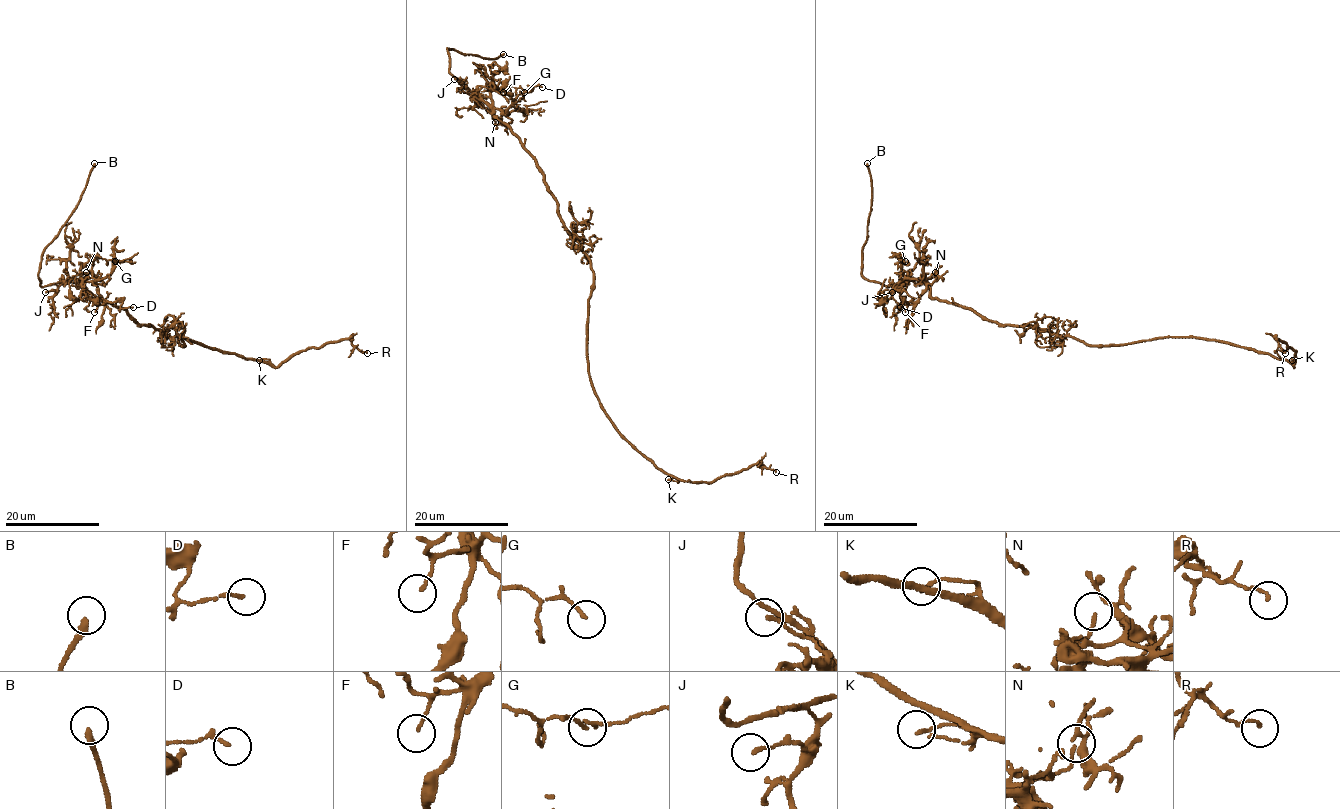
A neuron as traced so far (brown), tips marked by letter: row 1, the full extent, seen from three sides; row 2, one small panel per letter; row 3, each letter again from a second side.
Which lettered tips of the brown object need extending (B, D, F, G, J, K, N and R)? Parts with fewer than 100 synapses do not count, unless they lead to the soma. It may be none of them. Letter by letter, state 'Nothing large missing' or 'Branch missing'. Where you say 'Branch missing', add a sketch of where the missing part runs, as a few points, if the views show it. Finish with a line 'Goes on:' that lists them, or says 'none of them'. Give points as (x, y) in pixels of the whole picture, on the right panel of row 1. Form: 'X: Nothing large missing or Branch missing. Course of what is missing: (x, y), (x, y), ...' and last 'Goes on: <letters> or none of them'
B: Branch missing. Course of what is missing: (867, 163), (866, 139), (872, 130), (871, 118), (855, 102)
D: Nothing large missing
F: Nothing large missing
G: Nothing large missing
J: Nothing large missing
K: Nothing large missing
N: Nothing large missing
R: Nothing large missing
Goes on: B

